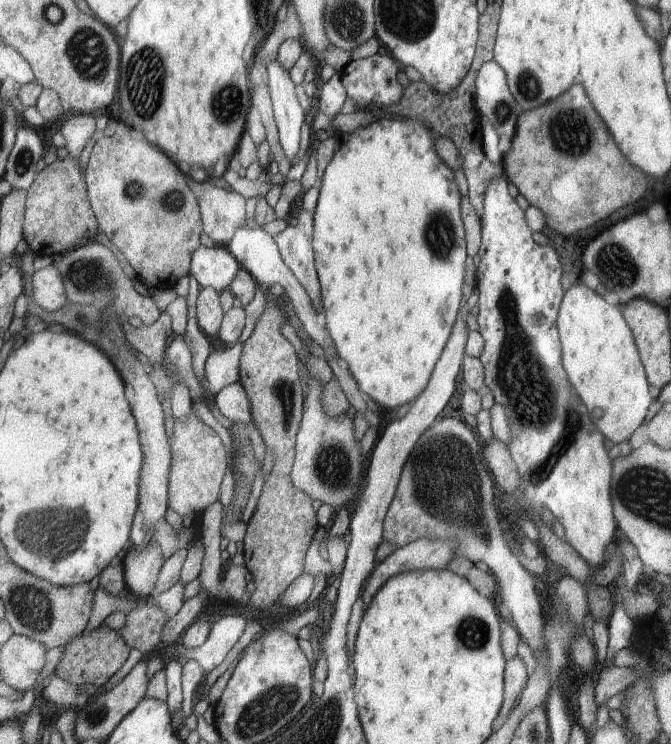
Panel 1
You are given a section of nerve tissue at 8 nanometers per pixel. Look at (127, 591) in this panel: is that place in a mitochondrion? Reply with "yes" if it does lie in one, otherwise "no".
no

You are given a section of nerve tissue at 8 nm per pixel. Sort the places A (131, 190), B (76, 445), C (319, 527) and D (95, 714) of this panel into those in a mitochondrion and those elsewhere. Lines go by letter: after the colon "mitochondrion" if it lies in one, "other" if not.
A: mitochondrion
B: other
C: other
D: mitochondrion

